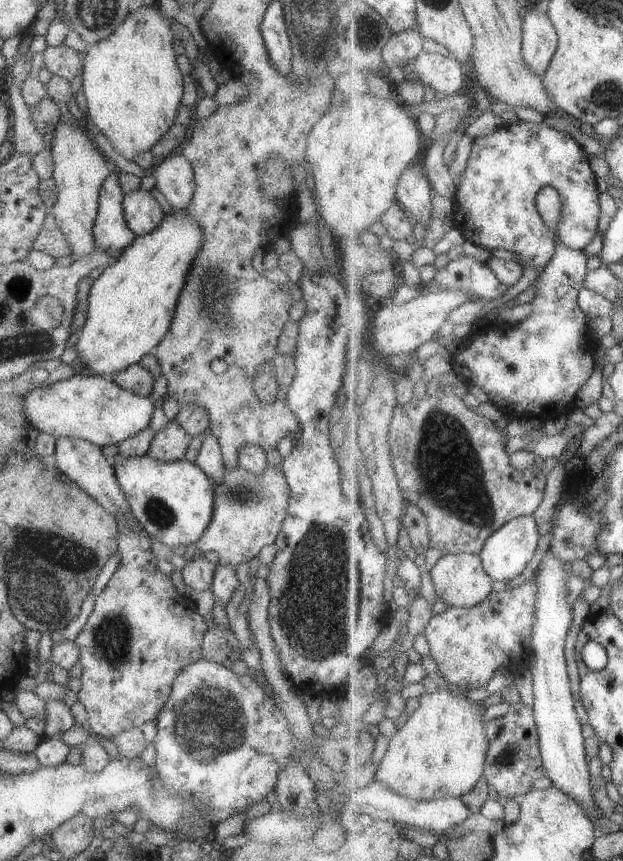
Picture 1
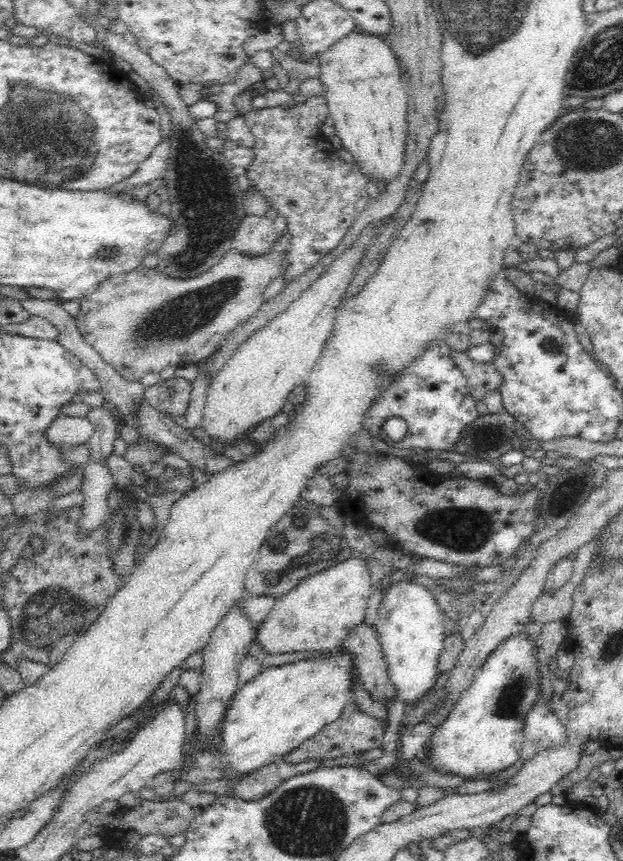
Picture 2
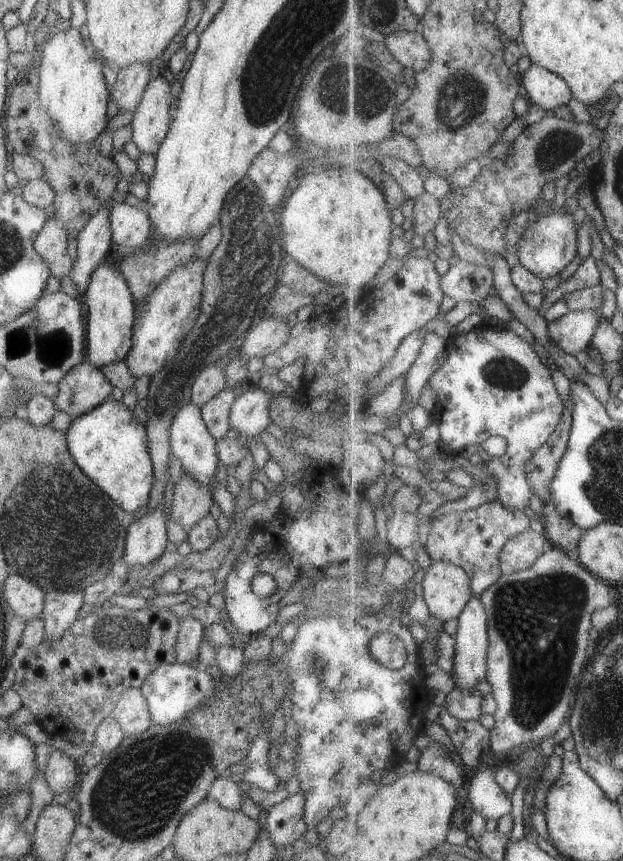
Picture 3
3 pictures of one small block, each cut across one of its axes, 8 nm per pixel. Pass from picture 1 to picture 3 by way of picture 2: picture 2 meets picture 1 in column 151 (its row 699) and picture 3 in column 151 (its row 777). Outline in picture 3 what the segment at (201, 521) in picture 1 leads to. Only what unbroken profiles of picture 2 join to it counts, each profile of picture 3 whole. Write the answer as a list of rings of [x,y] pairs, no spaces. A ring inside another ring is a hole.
[[[105,399],[99,406],[89,412],[71,419],[65,432],[66,445],[72,459],[95,486],[98,486],[119,508],[132,514],[149,500],[149,492],[153,486],[154,472],[147,454],[146,426],[141,426],[137,418],[122,401]]]

